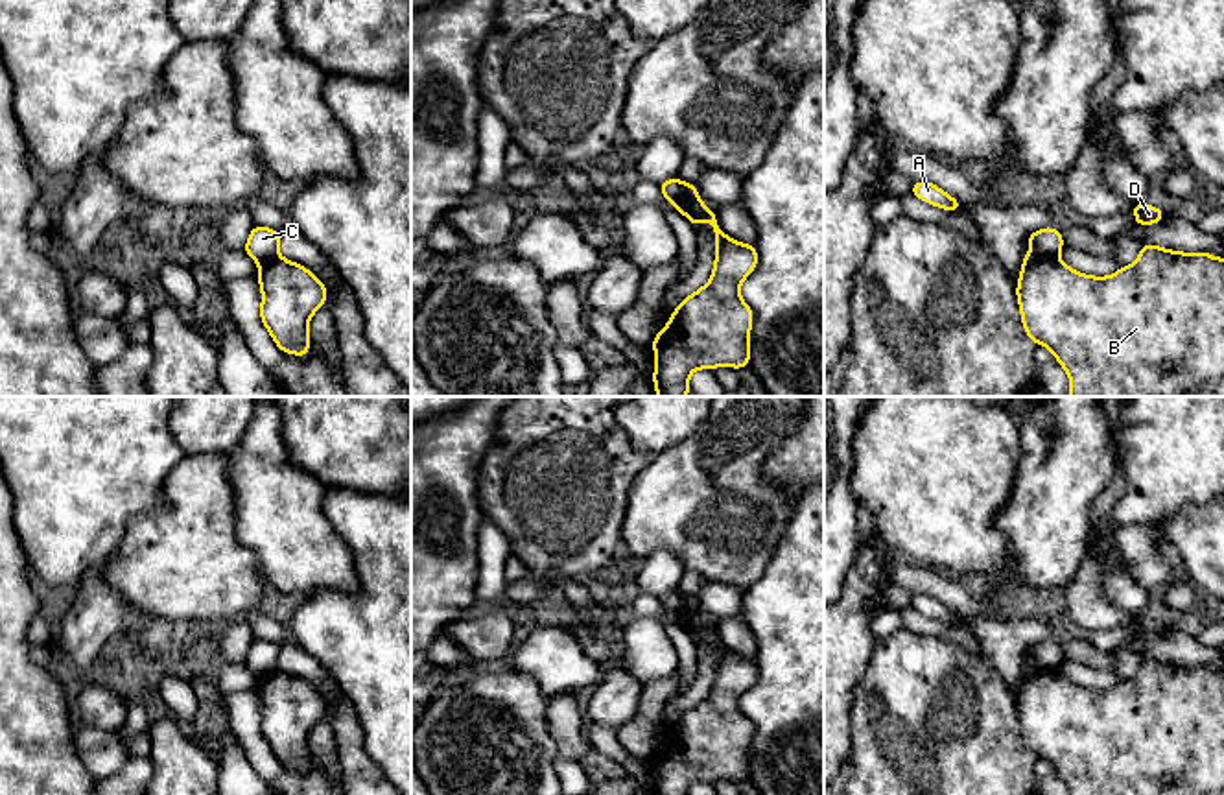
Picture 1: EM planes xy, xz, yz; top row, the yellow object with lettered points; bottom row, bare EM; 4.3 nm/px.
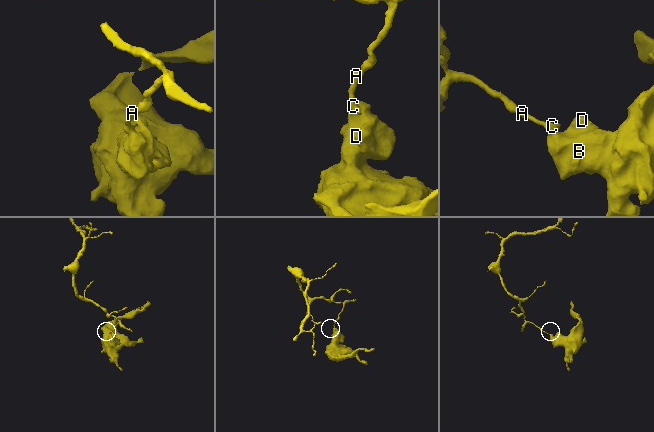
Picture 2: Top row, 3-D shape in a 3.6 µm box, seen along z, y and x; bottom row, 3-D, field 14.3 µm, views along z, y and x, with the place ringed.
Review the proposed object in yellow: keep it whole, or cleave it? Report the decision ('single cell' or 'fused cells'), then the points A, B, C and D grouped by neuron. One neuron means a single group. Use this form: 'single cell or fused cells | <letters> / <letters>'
fused cells | A C / B D

